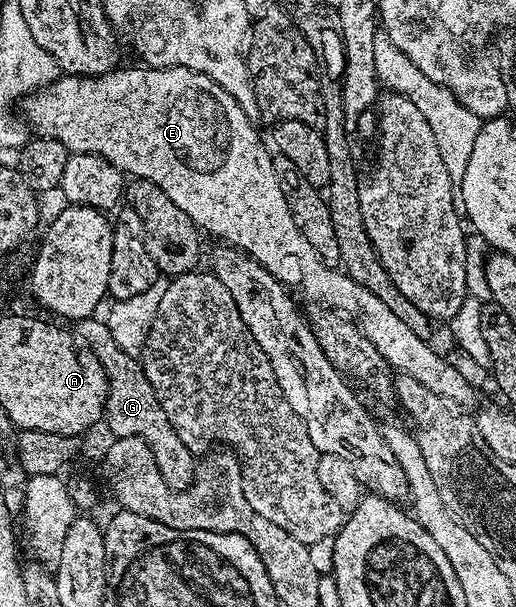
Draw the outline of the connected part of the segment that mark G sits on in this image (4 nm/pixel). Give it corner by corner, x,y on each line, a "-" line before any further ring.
90,317
76,320
75,327
77,327
76,338
99,361
109,386
109,392
105,398
103,423
109,426
110,436
113,439
141,438
150,447
159,473
170,486
188,487
193,482
195,455
179,439
166,414
163,413
163,408
159,405
154,390
151,389
151,381
147,381
140,362
134,356
123,353
123,349
119,349
115,337
111,337
108,322
101,320
100,323
97,317

